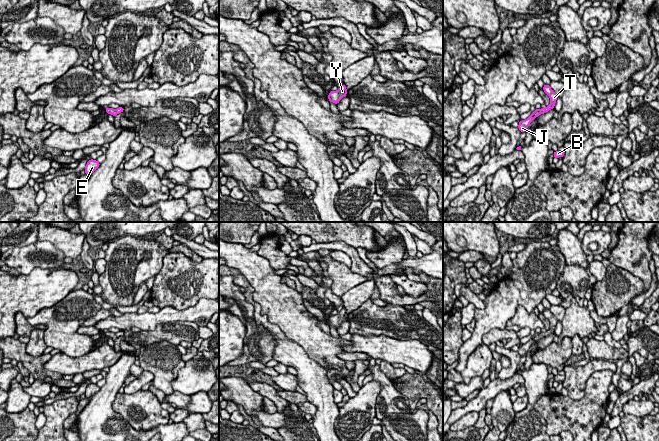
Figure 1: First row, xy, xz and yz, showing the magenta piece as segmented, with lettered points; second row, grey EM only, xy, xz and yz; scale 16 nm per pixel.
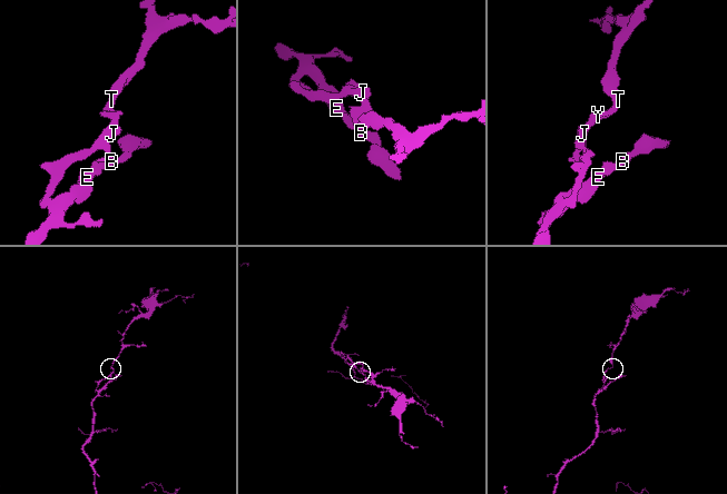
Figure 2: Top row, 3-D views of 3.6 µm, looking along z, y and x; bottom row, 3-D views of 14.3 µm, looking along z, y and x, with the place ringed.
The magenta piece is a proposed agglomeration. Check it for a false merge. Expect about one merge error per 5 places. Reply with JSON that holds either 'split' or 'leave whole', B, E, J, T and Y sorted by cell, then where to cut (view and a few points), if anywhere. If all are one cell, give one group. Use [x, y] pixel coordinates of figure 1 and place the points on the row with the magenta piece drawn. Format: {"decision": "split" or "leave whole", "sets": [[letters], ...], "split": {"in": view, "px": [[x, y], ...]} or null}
{"decision": "leave whole", "sets": [["B", "E", "J", "T", "Y"]], "split": null}

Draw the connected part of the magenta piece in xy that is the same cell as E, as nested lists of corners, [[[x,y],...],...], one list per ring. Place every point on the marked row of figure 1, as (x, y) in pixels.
[[[90,159],[86,166],[85,166],[85,174],[88,175],[88,177],[91,176],[91,174],[100,166],[100,163],[97,160]]]

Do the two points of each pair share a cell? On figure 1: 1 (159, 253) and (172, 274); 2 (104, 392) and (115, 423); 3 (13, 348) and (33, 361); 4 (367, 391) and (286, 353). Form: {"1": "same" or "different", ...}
{"1": "different", "2": "same", "3": "same", "4": "different"}

